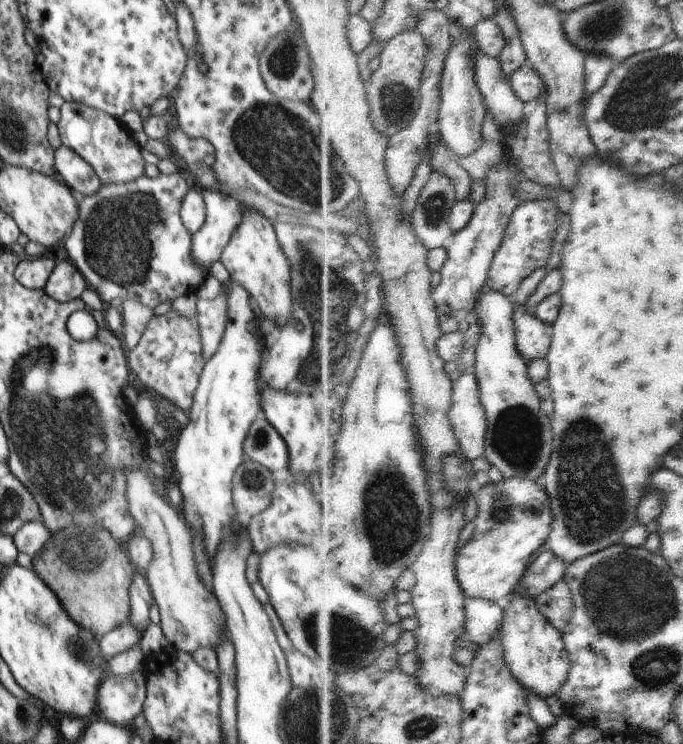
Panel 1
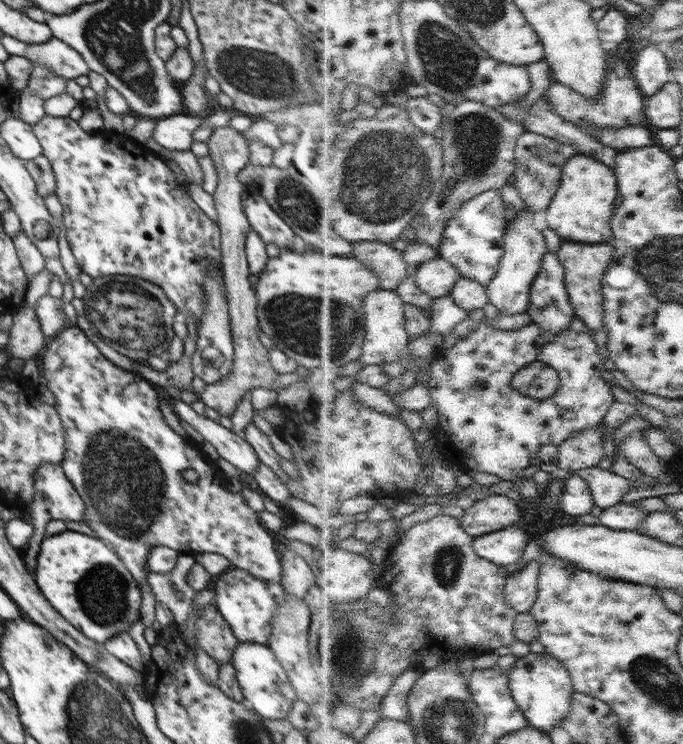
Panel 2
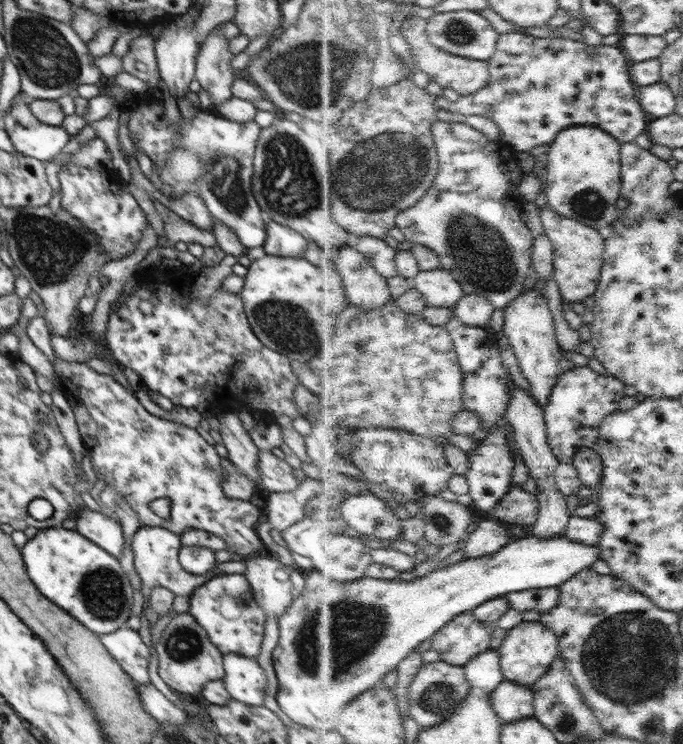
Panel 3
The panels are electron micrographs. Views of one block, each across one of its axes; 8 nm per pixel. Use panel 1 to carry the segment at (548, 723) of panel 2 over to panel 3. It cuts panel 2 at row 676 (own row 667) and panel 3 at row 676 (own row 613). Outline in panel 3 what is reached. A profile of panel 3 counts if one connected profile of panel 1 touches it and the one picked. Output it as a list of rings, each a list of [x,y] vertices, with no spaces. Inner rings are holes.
[[[541,620],[538,622],[522,621],[516,627],[510,629],[509,632],[504,645],[498,650],[501,654],[505,677],[523,685],[533,686],[544,677],[544,674],[548,673],[548,670],[552,669],[556,657],[560,656],[559,634],[556,634],[552,627],[548,627]]]

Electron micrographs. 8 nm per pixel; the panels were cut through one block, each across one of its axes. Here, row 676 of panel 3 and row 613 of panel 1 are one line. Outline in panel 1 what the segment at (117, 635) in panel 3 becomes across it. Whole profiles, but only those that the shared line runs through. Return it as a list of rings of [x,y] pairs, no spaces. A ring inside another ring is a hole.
[[[137,572],[130,585],[129,597],[131,613],[128,623],[132,623],[142,634],[151,623],[148,612],[154,602],[150,585],[143,573]]]

